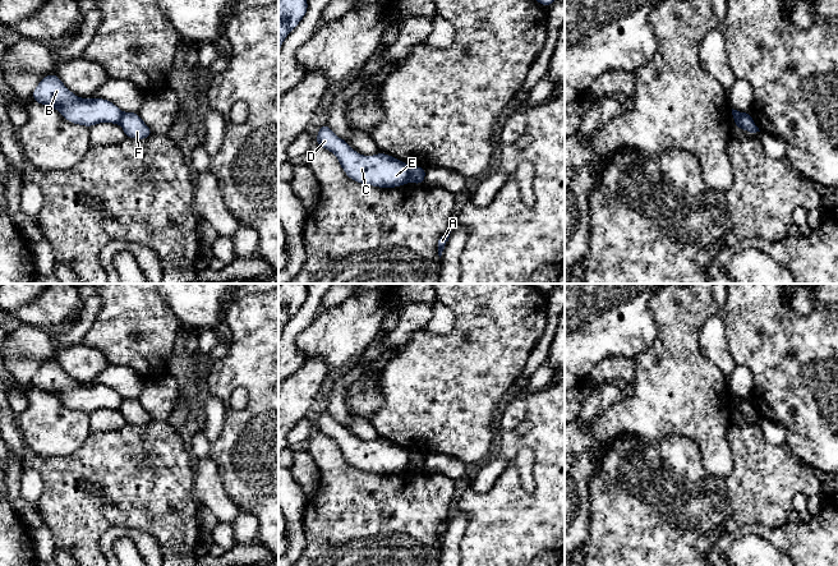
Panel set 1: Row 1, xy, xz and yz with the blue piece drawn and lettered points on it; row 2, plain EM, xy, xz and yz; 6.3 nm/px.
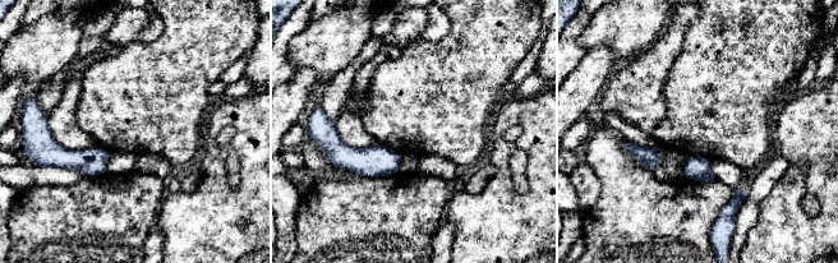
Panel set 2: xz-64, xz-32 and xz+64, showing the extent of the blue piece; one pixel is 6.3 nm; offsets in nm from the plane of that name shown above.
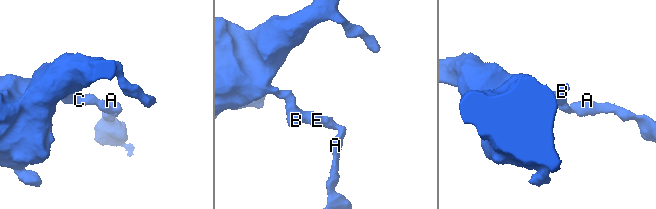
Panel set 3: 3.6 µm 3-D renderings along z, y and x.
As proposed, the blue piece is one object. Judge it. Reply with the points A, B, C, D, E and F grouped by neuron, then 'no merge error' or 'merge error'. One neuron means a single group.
A F / B C D E; merge error

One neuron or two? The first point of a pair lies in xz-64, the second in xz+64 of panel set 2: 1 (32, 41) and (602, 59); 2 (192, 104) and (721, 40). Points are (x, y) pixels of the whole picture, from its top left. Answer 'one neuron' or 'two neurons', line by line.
1: two neurons
2: one neuron

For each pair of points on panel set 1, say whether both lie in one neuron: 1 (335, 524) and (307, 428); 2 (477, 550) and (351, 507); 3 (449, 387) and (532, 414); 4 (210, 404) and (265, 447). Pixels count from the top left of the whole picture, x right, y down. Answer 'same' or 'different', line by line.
1: different
2: different
3: different
4: different

